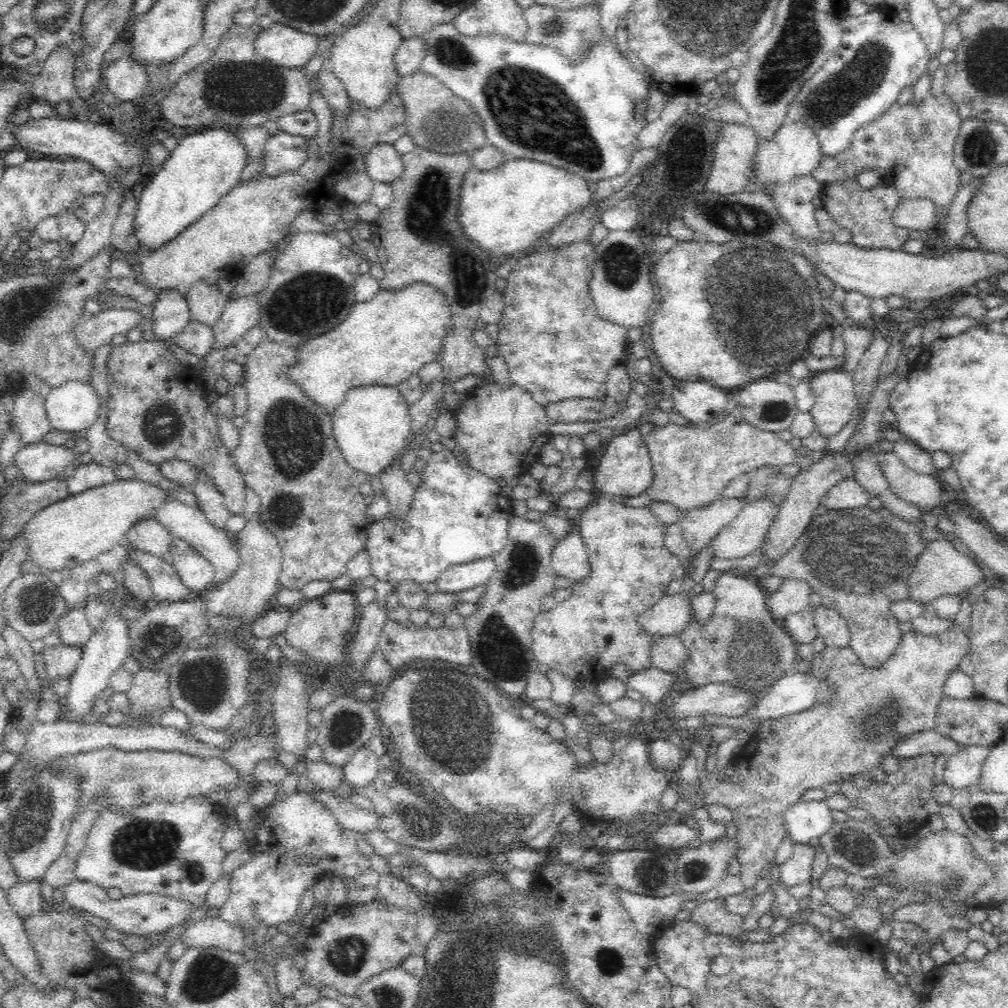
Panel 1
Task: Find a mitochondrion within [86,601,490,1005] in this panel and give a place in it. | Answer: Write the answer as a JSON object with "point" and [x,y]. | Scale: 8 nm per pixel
{"point":[145,844]}

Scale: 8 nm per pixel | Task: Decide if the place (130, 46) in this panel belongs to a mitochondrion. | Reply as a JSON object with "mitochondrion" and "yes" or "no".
{"mitochondrion":"no"}

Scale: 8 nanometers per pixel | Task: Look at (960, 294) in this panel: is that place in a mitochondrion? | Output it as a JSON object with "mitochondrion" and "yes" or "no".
{"mitochondrion":"no"}

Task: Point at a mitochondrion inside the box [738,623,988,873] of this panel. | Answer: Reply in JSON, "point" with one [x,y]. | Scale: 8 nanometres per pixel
{"point":[874,724]}

